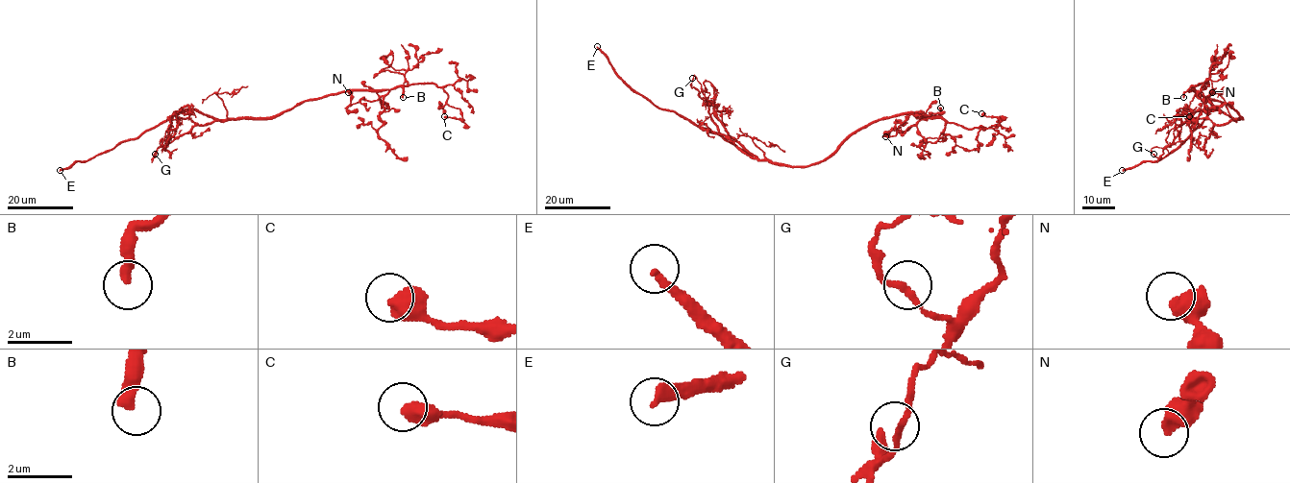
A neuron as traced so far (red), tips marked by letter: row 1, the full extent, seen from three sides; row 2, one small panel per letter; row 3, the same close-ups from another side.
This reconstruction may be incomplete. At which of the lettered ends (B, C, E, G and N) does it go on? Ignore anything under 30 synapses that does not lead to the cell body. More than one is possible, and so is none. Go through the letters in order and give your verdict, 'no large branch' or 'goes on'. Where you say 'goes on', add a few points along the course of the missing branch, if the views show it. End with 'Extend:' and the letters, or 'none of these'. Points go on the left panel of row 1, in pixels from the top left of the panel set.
B: goes on; missing branch runs (403, 97), (423, 121), (423, 129), (435, 135), (442, 153)
C: no large branch
E: goes on
G: no large branch
N: no large branch
Extend: B, E

